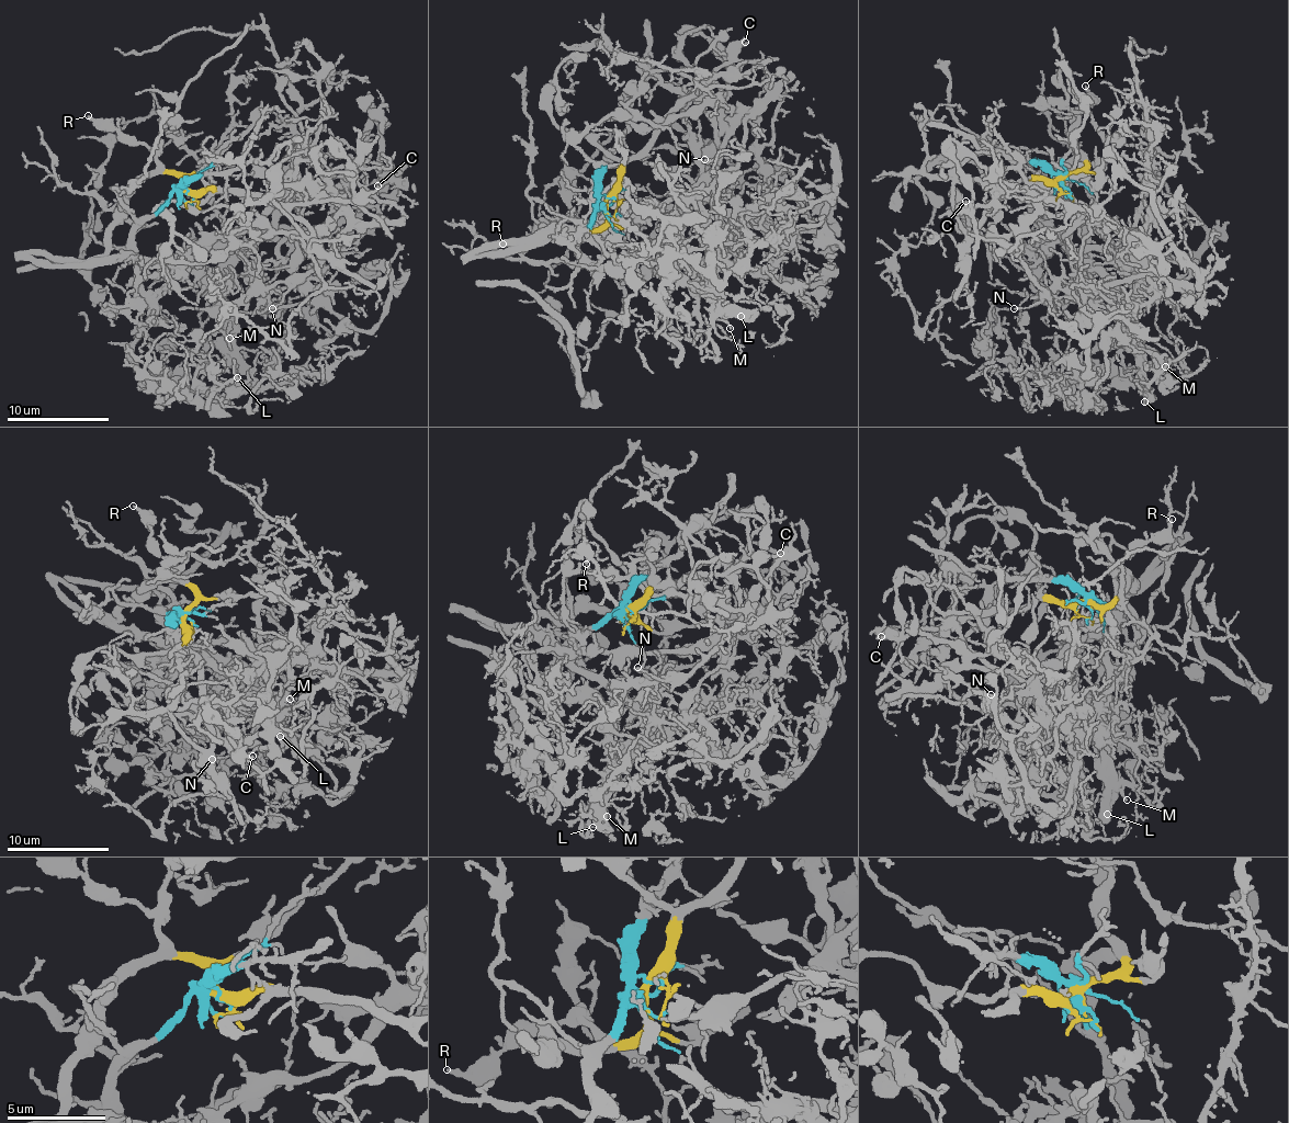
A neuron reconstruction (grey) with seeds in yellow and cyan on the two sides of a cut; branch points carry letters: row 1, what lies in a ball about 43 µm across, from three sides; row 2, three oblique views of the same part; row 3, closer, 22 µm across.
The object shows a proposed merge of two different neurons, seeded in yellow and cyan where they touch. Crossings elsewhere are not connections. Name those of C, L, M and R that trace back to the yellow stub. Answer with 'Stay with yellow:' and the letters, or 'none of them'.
Stay with yellow: C, R

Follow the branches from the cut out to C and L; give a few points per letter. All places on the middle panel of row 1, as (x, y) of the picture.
C: (606, 202), (628, 163), (682, 104), (732, 64), (745, 43)
L: (603, 202), (578, 249), (600, 269), (647, 257), (722, 309), (741, 316)

